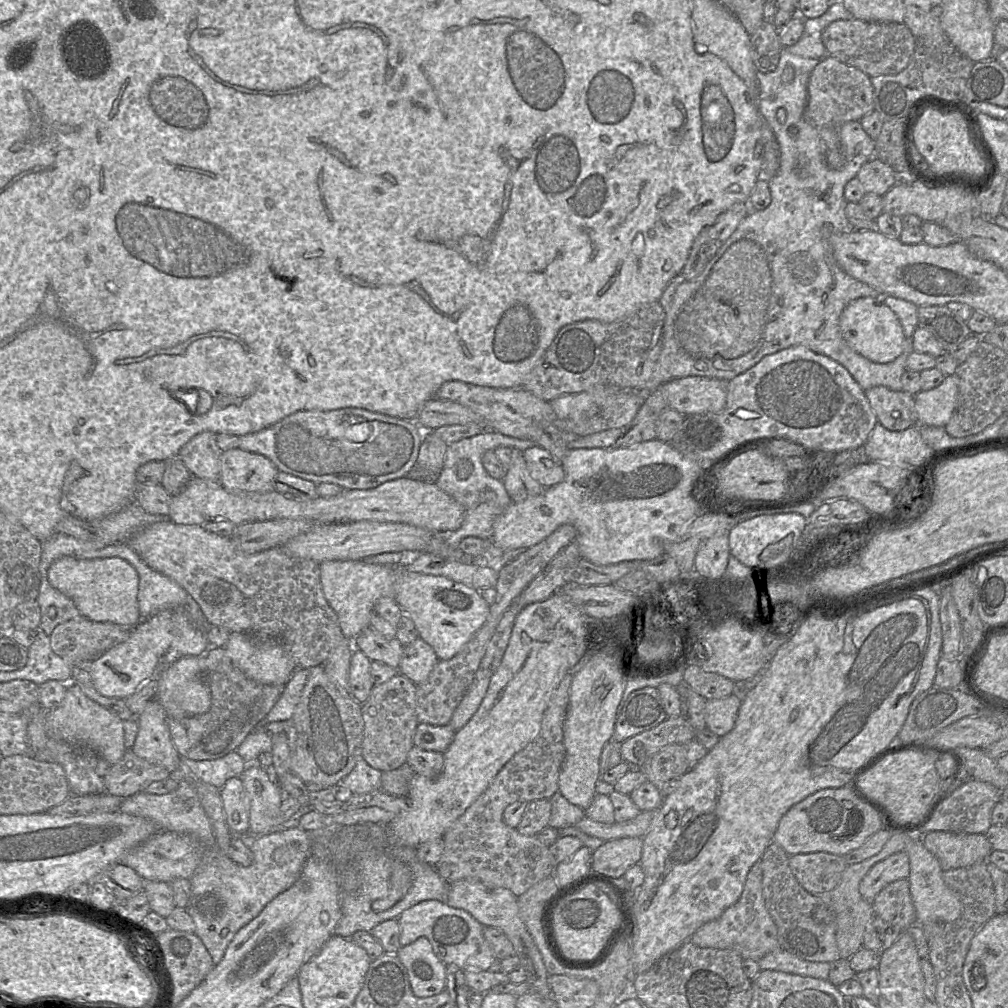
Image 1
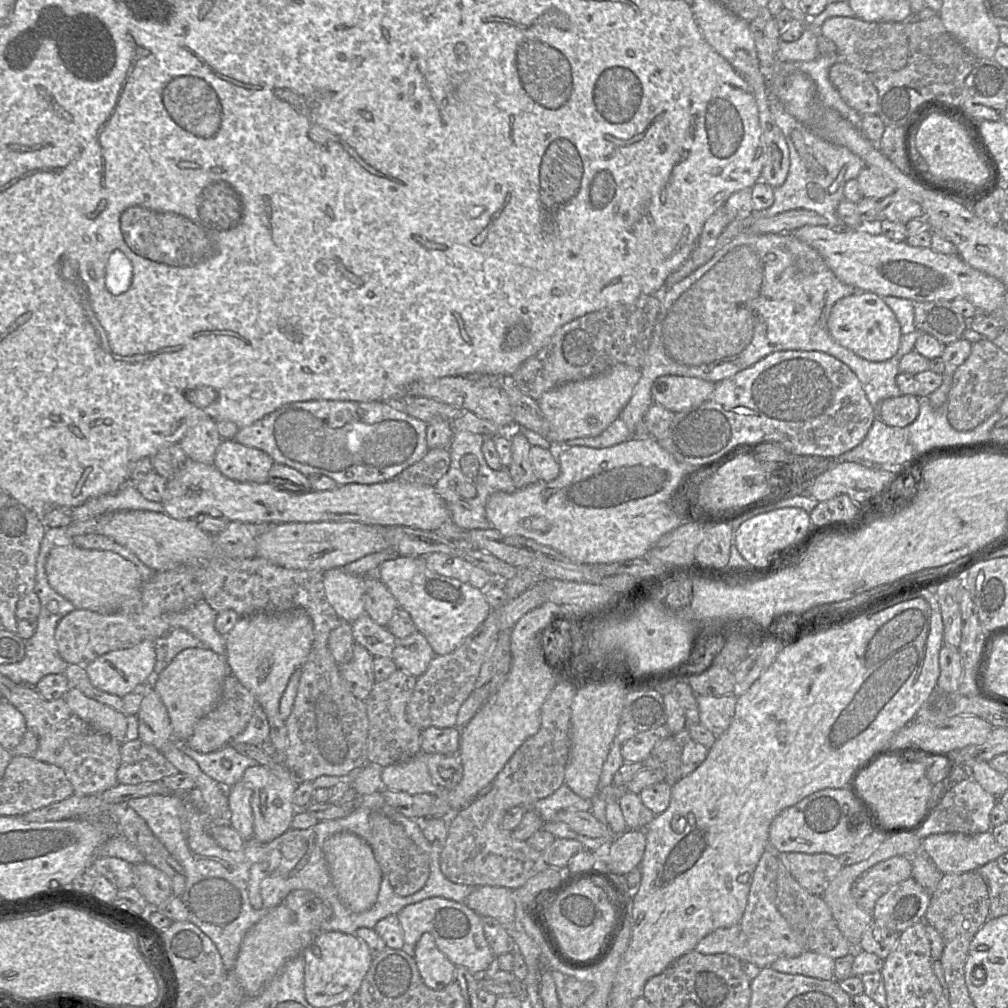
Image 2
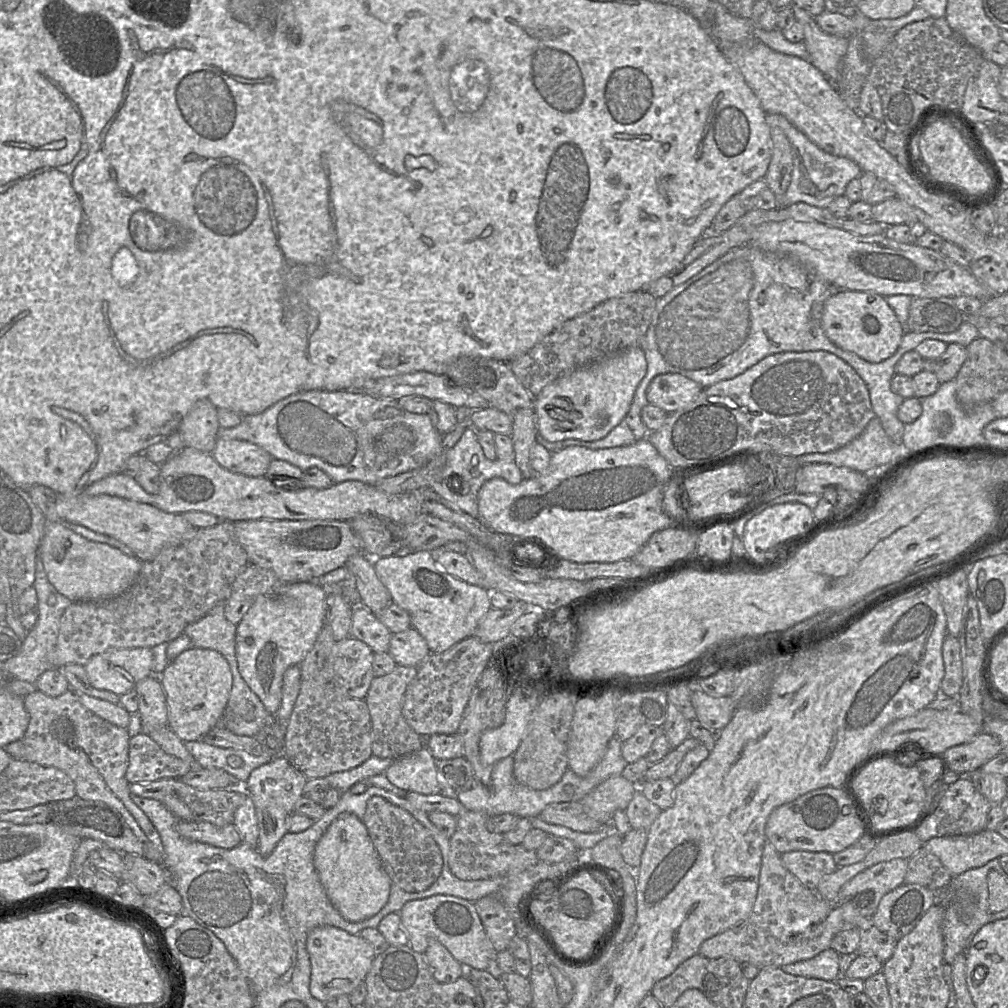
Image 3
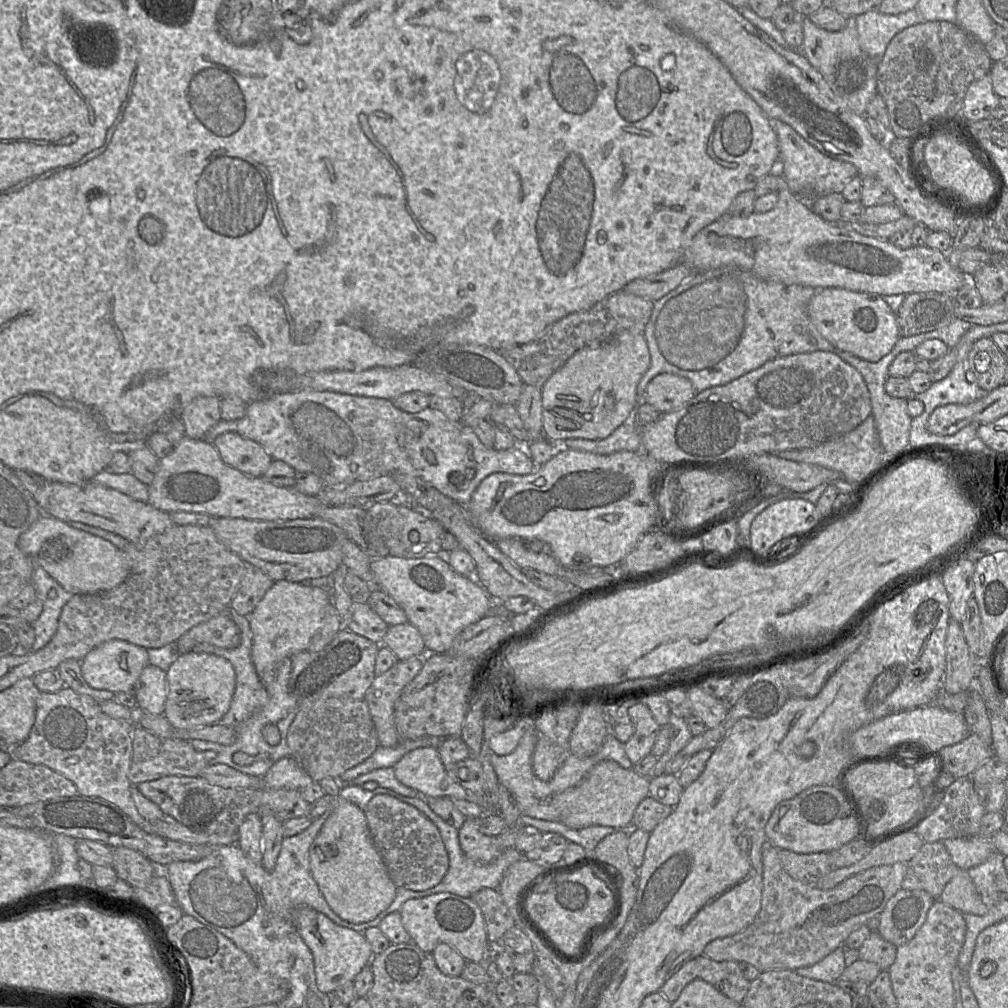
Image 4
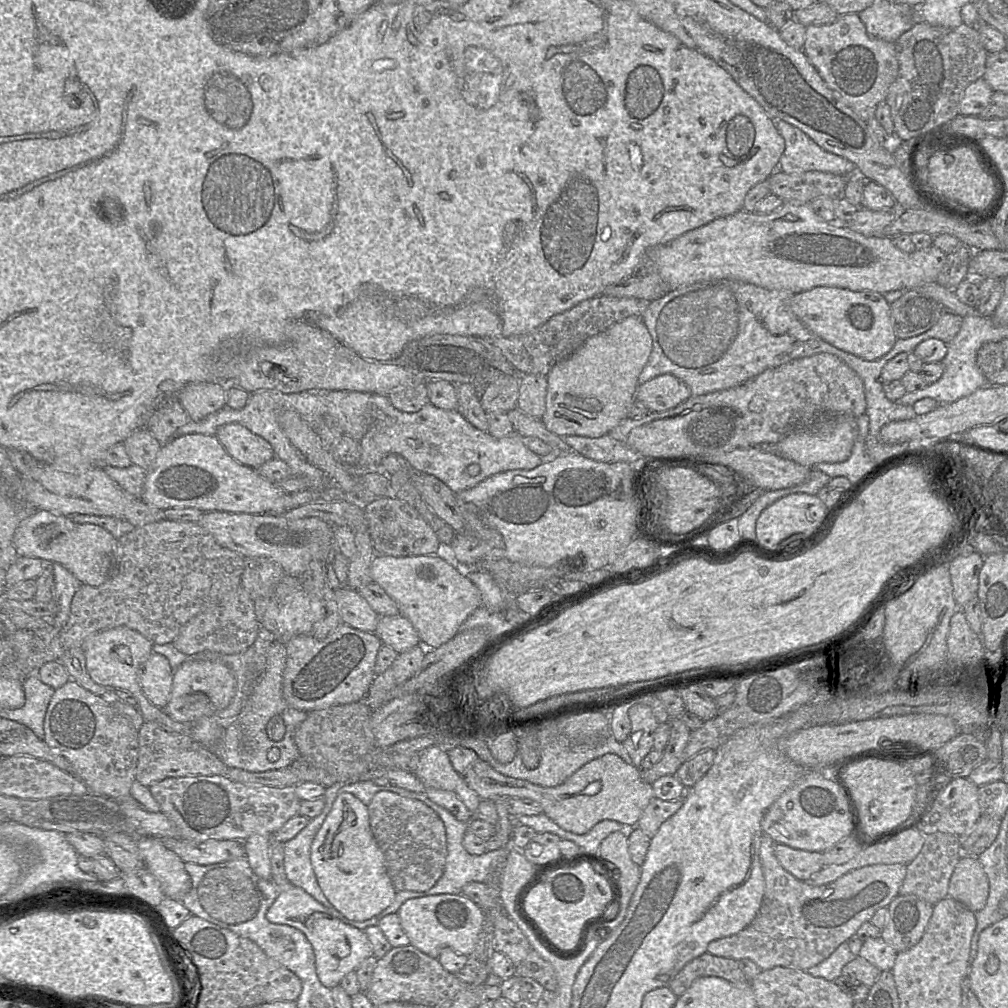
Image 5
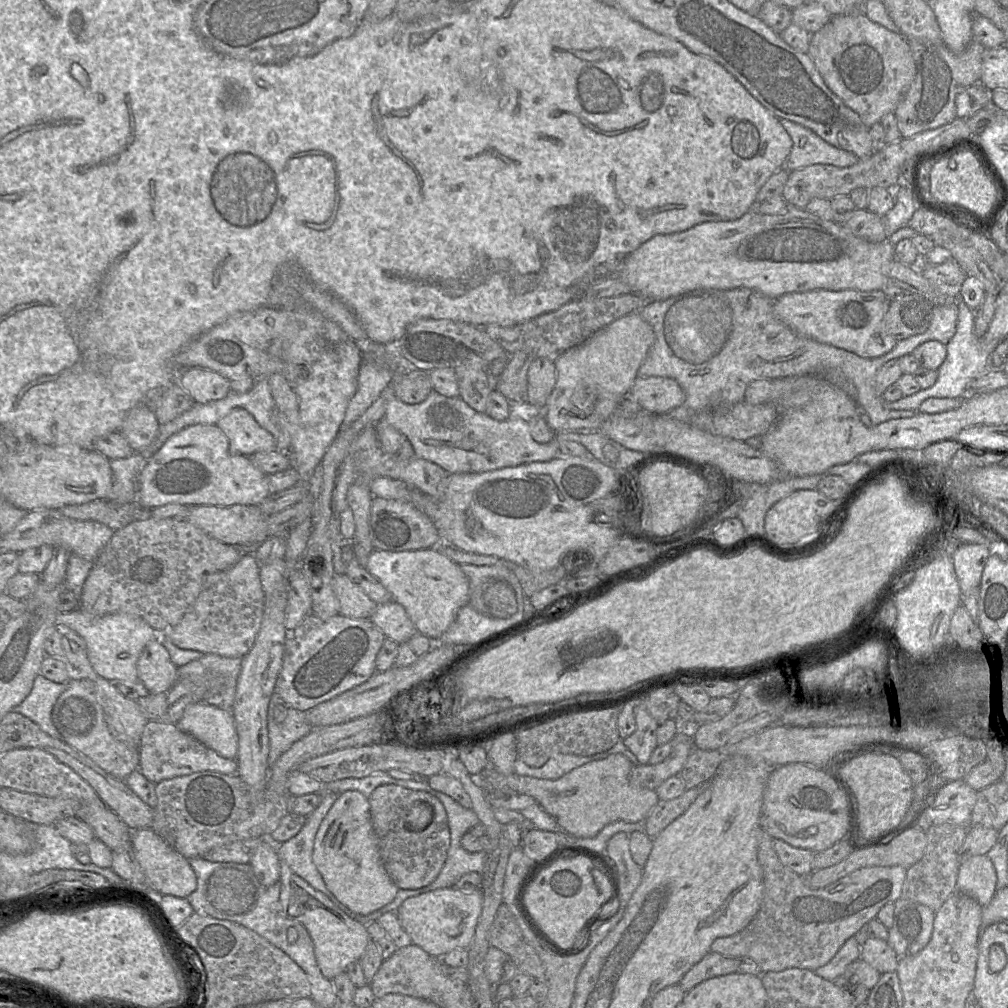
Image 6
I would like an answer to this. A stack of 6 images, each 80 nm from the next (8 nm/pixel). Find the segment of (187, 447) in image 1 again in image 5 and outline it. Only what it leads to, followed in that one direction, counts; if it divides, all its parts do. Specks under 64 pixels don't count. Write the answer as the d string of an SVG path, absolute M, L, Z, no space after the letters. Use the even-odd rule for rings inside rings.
M199 382L186 385L179 401L190 420L200 421L226 406L227 386L219 382Z

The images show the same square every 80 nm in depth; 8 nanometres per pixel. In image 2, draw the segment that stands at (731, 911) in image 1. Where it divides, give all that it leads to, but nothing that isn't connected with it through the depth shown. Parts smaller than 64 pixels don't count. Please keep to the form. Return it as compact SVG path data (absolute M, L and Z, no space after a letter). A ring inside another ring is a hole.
M768 848L754 871L748 902L741 920L728 928L719 928L705 936L695 947L702 954L724 953L760 969L781 958L795 958L806 952L804 938L795 932L775 905L775 883L778 873L777 853Z

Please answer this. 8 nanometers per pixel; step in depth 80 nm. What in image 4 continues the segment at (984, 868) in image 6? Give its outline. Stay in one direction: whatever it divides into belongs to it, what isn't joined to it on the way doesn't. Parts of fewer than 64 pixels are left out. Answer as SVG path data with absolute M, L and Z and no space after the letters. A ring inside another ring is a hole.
M967 870L957 871L938 900L961 913L985 915L988 912Z

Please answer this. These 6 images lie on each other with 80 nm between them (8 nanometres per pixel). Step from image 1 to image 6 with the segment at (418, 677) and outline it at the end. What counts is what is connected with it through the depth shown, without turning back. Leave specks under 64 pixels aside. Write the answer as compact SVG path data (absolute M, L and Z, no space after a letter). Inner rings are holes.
M394 600L376 605L370 621L386 638L398 644L407 641L417 632L403 606Z

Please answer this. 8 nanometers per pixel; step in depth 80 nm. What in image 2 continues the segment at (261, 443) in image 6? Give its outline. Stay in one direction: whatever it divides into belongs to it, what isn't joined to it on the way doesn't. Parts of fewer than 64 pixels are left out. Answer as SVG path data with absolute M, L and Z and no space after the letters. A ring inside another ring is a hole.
M234 439L221 441L214 460L214 465L224 476L238 482L268 482L269 471L273 464L274 460L267 453L244 446Z

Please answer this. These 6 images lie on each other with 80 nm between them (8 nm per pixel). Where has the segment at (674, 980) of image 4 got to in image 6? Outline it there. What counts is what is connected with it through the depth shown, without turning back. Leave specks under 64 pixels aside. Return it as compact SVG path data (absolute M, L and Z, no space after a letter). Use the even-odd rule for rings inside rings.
M709 952L683 976L679 985L685 992L688 992L707 979L738 971L738 958Z

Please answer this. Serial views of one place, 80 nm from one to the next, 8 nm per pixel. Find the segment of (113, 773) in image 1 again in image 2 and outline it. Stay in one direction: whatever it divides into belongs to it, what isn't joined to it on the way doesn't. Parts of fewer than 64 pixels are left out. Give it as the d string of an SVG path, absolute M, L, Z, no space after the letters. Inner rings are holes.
M139 738L122 743L121 762L117 770L118 784L158 782L177 773L178 769L153 745Z

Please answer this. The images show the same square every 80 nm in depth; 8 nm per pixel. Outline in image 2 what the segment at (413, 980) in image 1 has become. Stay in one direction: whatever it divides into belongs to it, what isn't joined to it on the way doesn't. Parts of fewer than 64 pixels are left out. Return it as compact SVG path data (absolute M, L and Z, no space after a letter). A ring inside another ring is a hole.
M430 933L422 934L411 951L428 988L442 990L454 981L456 966L437 948Z

